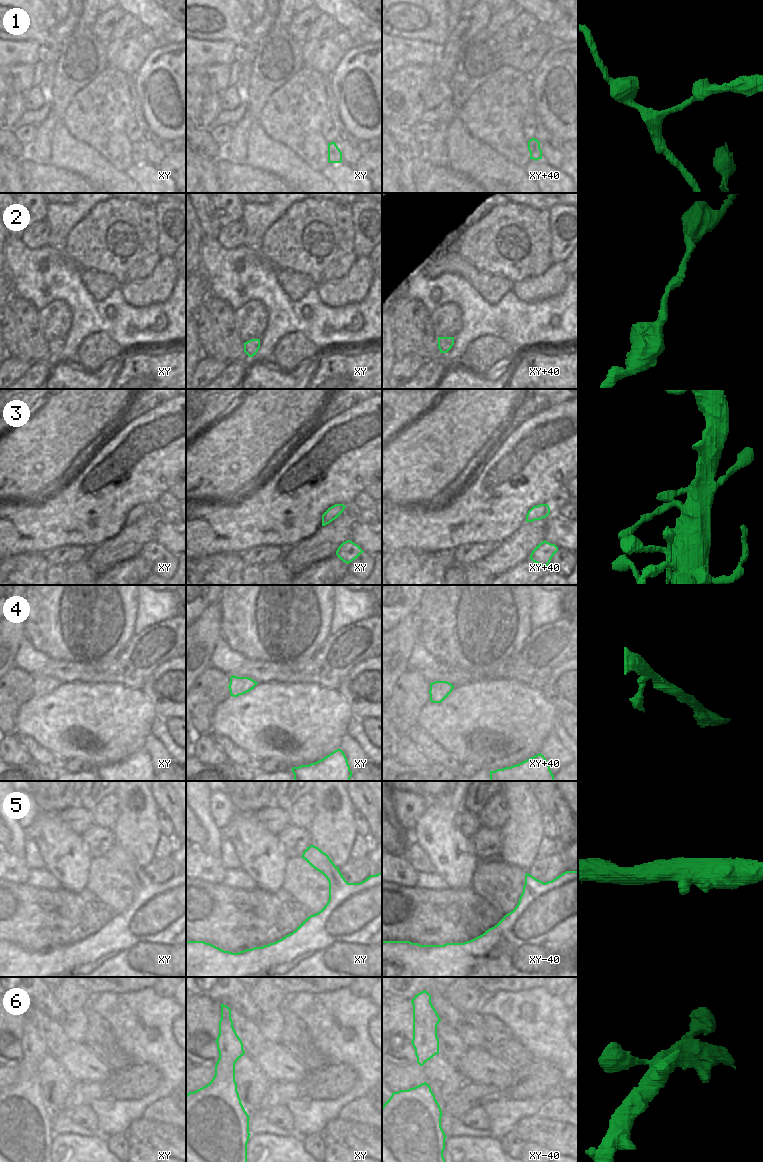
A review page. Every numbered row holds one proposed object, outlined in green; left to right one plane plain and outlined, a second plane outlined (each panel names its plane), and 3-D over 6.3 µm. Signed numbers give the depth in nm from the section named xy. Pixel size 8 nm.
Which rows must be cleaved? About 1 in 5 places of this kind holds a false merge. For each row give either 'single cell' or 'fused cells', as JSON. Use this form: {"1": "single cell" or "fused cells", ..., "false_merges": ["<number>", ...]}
{"1": "single cell", "2": "single cell", "3": "single cell", "4": "single cell", "5": "single cell", "6": "single cell", "false_merges": []}

